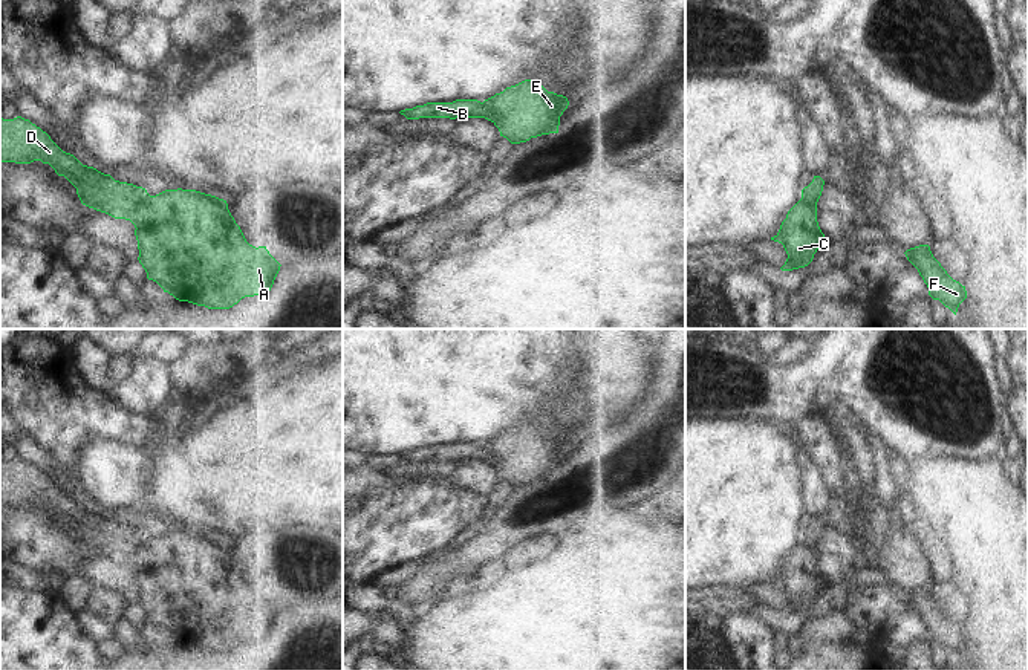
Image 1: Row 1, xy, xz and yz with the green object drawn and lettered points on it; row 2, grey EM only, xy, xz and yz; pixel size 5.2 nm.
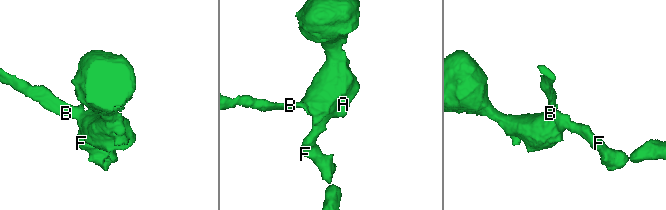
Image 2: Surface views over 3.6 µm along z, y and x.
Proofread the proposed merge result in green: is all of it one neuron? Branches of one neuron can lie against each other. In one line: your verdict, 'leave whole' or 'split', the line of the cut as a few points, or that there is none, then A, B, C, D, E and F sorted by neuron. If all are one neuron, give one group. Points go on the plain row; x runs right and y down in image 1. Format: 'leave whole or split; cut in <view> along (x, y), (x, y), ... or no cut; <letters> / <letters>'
split; cut in xy along (149, 537), (129, 562); A C E F / B D

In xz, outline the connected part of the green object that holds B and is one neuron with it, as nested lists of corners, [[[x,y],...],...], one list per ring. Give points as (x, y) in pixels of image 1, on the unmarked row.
[[[456,442],[453,445],[427,445],[399,454],[407,462],[419,460],[485,460],[494,465],[496,459],[477,442]]]

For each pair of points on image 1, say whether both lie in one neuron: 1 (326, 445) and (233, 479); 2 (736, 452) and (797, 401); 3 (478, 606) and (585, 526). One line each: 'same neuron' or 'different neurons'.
1: same neuron
2: different neurons
3: same neuron

